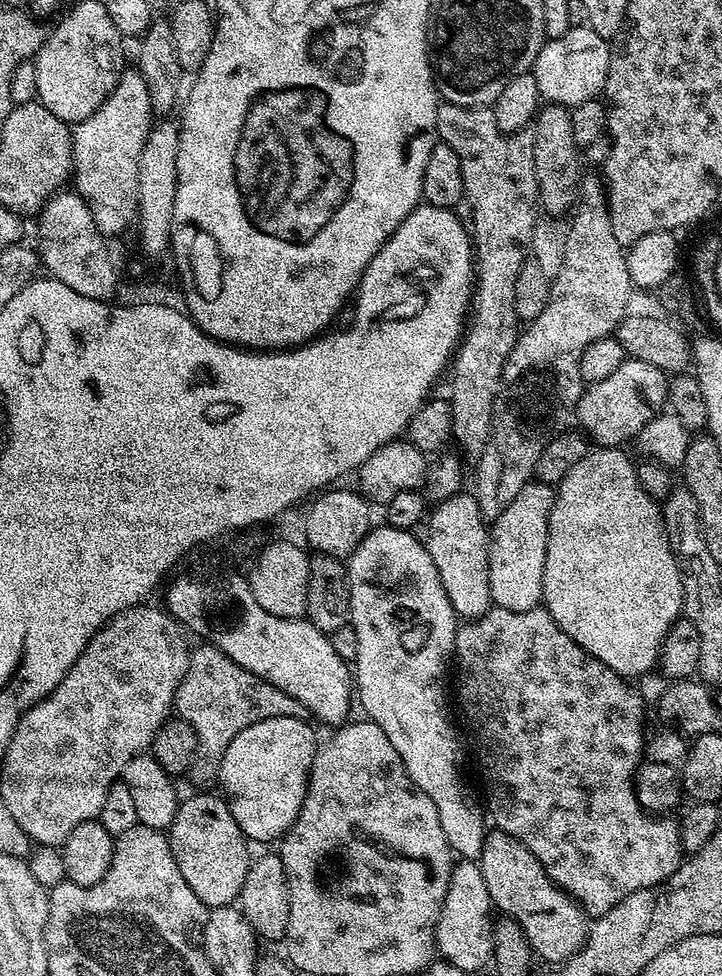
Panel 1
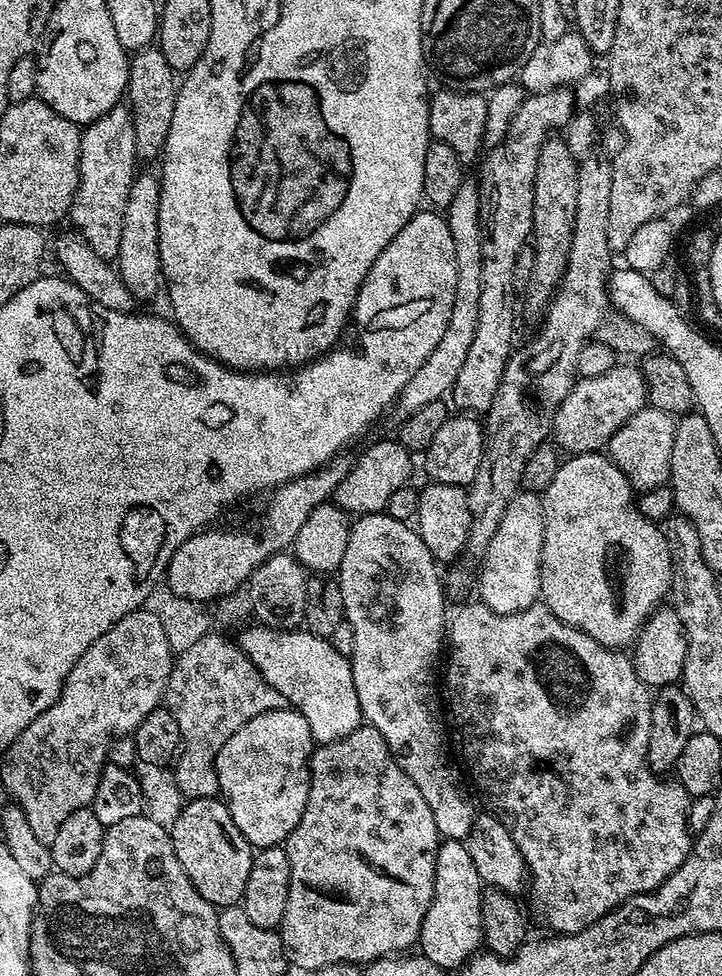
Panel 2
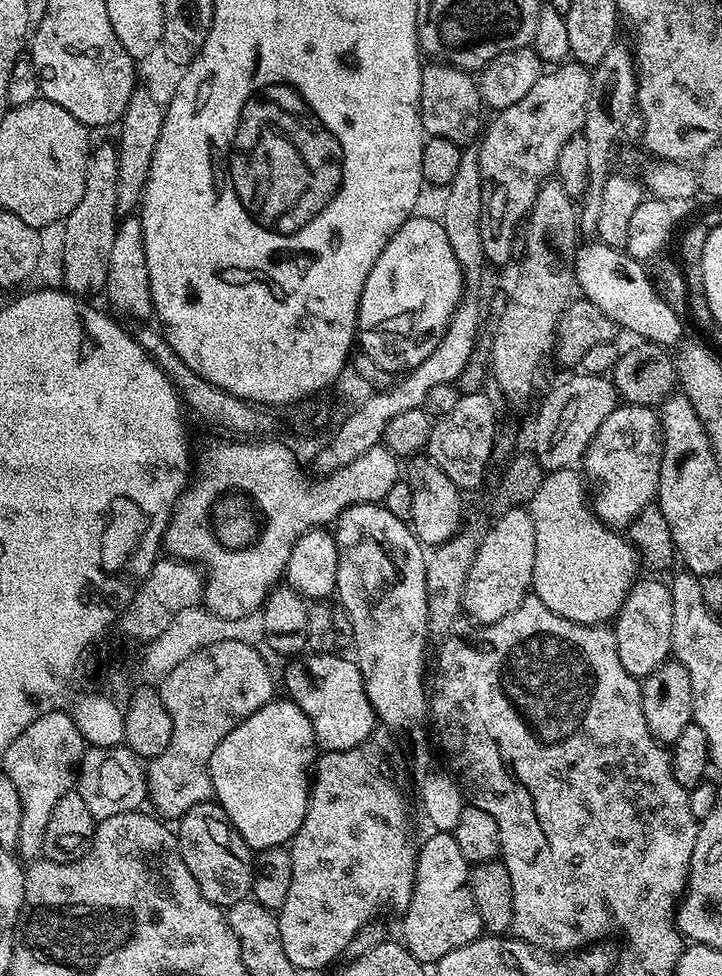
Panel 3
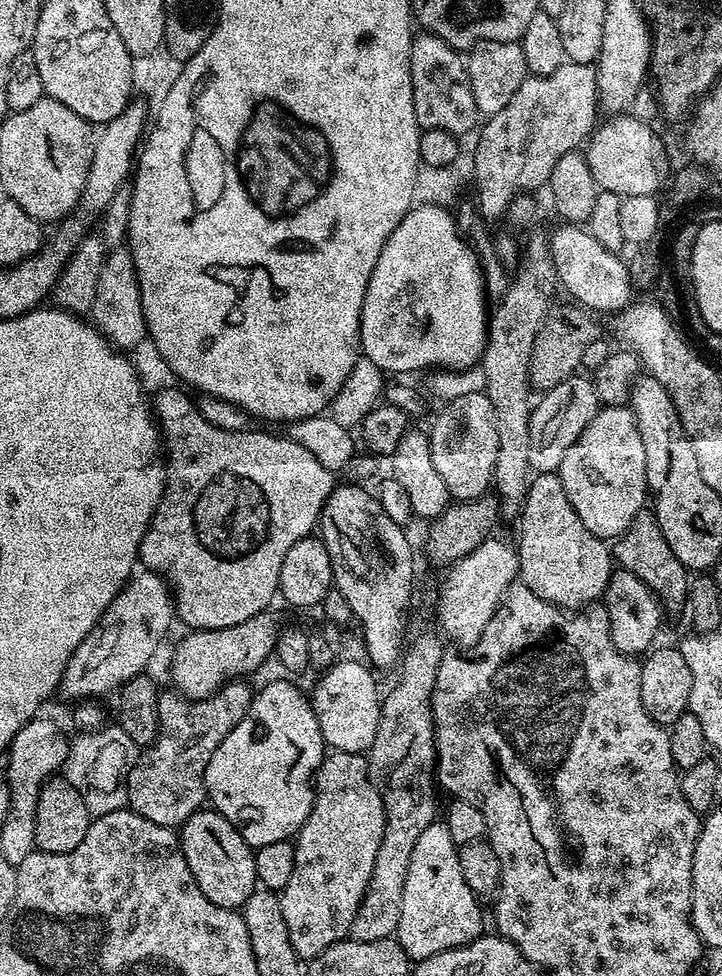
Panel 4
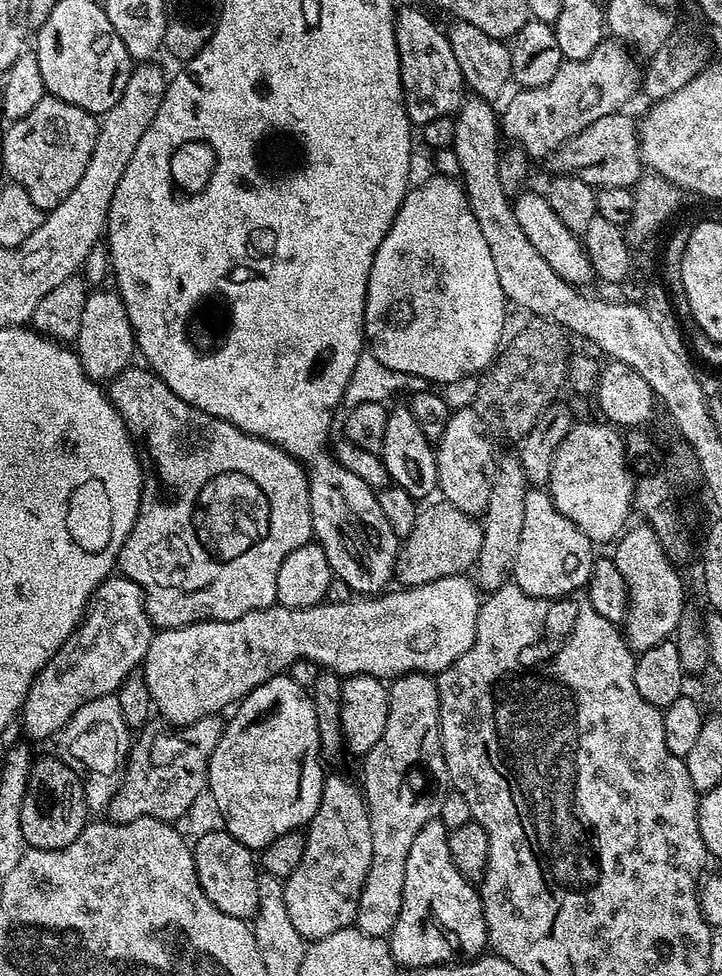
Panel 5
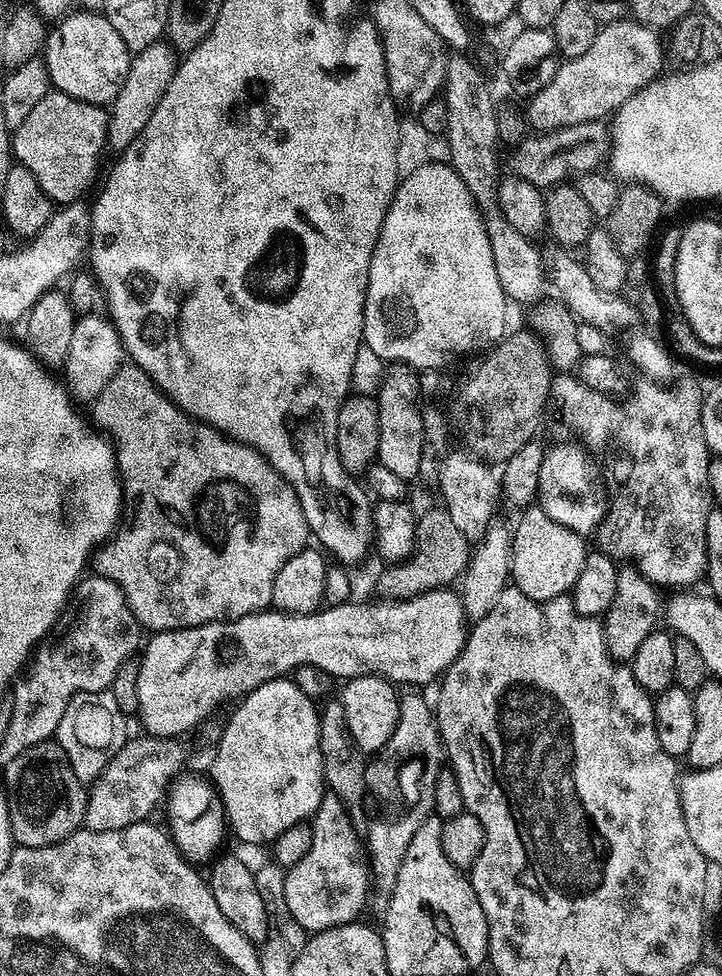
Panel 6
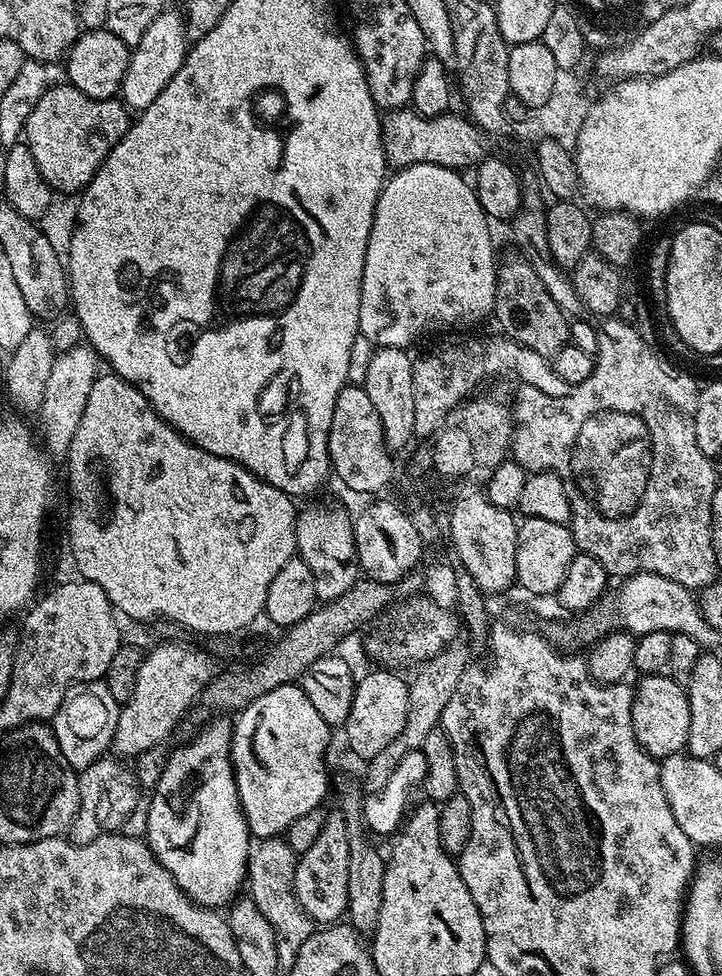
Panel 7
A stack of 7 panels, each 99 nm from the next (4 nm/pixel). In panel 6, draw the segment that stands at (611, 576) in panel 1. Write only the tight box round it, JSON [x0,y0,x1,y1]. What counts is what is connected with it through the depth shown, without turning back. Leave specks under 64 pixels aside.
[511,506,586,600]

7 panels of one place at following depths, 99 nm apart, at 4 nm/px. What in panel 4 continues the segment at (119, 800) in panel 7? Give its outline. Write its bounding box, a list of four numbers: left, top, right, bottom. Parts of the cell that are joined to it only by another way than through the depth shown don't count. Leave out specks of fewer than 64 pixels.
[127,679,254,830]

